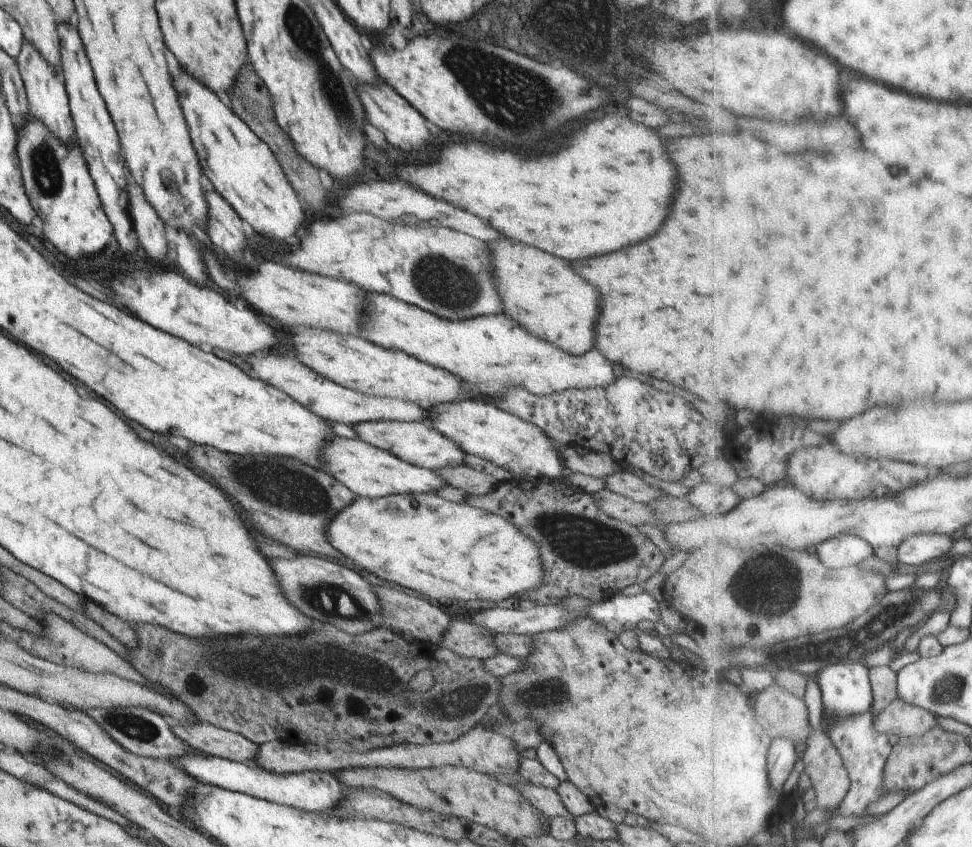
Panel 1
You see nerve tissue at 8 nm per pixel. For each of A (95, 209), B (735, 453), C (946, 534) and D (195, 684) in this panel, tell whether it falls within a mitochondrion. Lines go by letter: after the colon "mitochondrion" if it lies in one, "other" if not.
A: other
B: other
C: other
D: mitochondrion

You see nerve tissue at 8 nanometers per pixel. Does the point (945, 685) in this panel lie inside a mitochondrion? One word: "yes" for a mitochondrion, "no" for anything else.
yes

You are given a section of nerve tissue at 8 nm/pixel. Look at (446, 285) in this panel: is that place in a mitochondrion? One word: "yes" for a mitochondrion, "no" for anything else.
yes

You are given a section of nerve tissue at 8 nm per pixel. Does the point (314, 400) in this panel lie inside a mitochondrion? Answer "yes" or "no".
no

